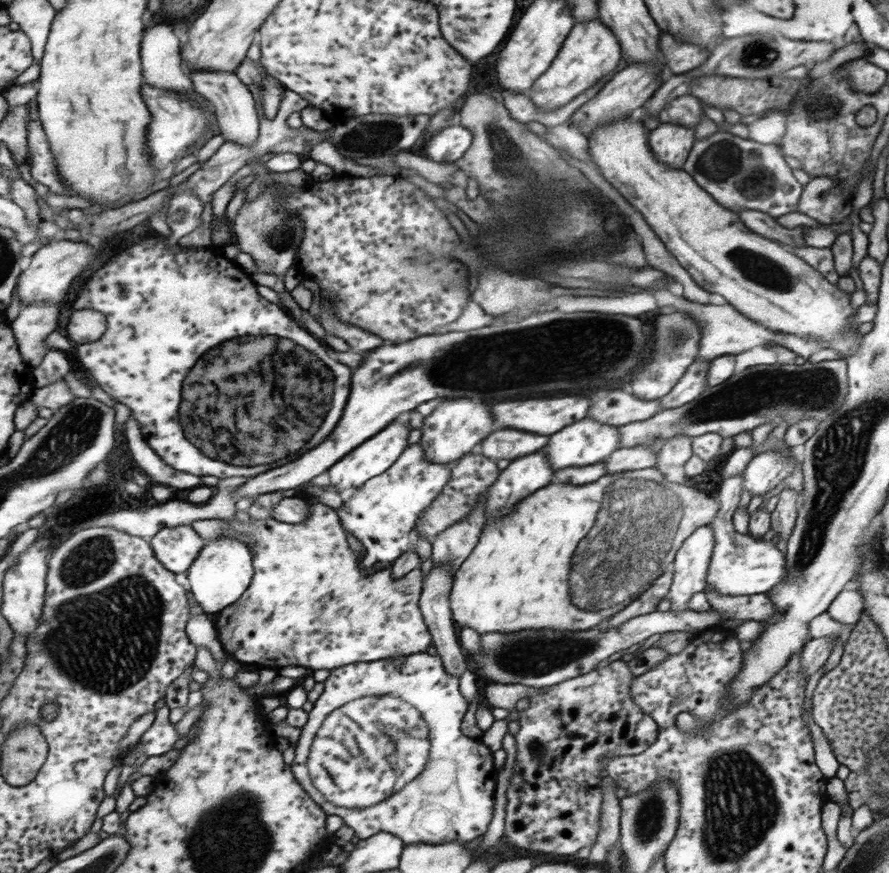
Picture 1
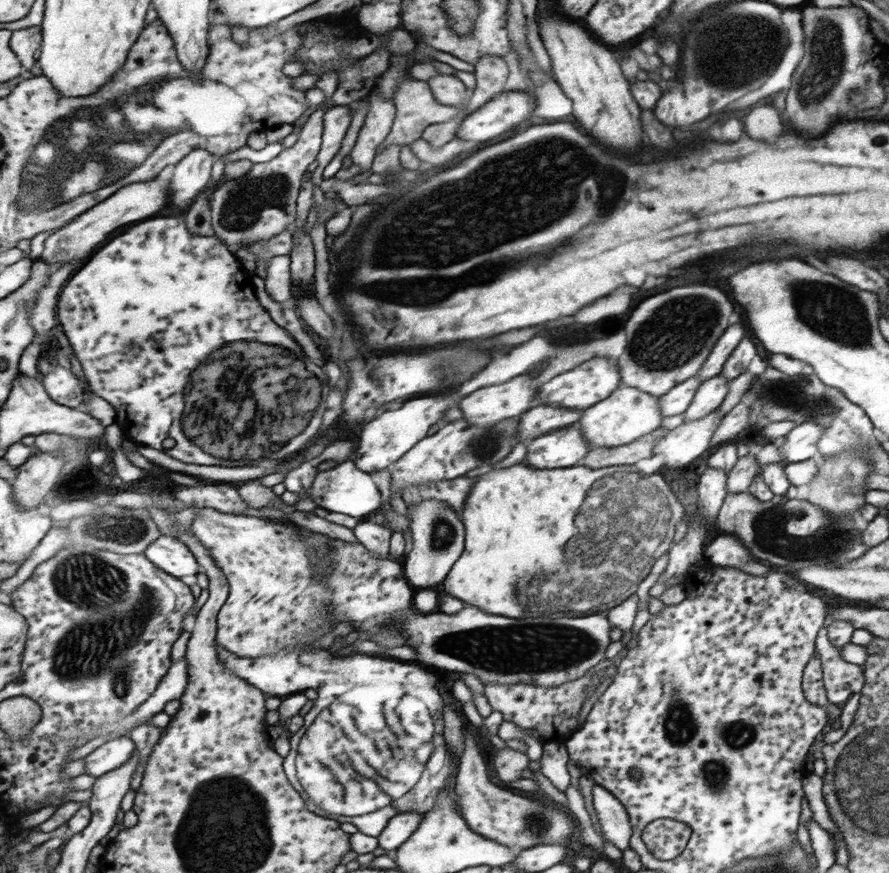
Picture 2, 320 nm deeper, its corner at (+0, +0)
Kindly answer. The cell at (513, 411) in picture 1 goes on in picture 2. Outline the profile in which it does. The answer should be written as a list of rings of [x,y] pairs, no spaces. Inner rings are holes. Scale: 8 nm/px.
[[[595,356],[589,362],[579,364],[571,372],[555,376],[549,382],[545,382],[545,384],[539,386],[537,398],[541,402],[537,402],[537,404],[547,404],[563,408],[569,407],[570,409],[582,411],[595,405],[596,402],[603,401],[604,398],[611,396],[621,385],[619,367],[614,365],[612,360],[607,360],[607,358]]]

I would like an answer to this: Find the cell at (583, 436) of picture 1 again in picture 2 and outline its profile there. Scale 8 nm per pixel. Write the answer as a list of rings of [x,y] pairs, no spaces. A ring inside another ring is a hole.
[[[620,385],[611,396],[596,402],[588,409],[583,409],[581,416],[573,425],[580,428],[590,448],[593,446],[616,447],[628,445],[630,442],[651,434],[659,428],[661,419],[658,397]]]

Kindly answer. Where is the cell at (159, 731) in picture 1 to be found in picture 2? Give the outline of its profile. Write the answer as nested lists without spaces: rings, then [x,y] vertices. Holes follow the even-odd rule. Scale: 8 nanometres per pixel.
[[[129,736],[111,740],[111,742],[99,746],[93,754],[83,758],[86,766],[85,772],[98,778],[105,773],[120,769],[133,758],[135,752],[137,752],[135,742]]]

